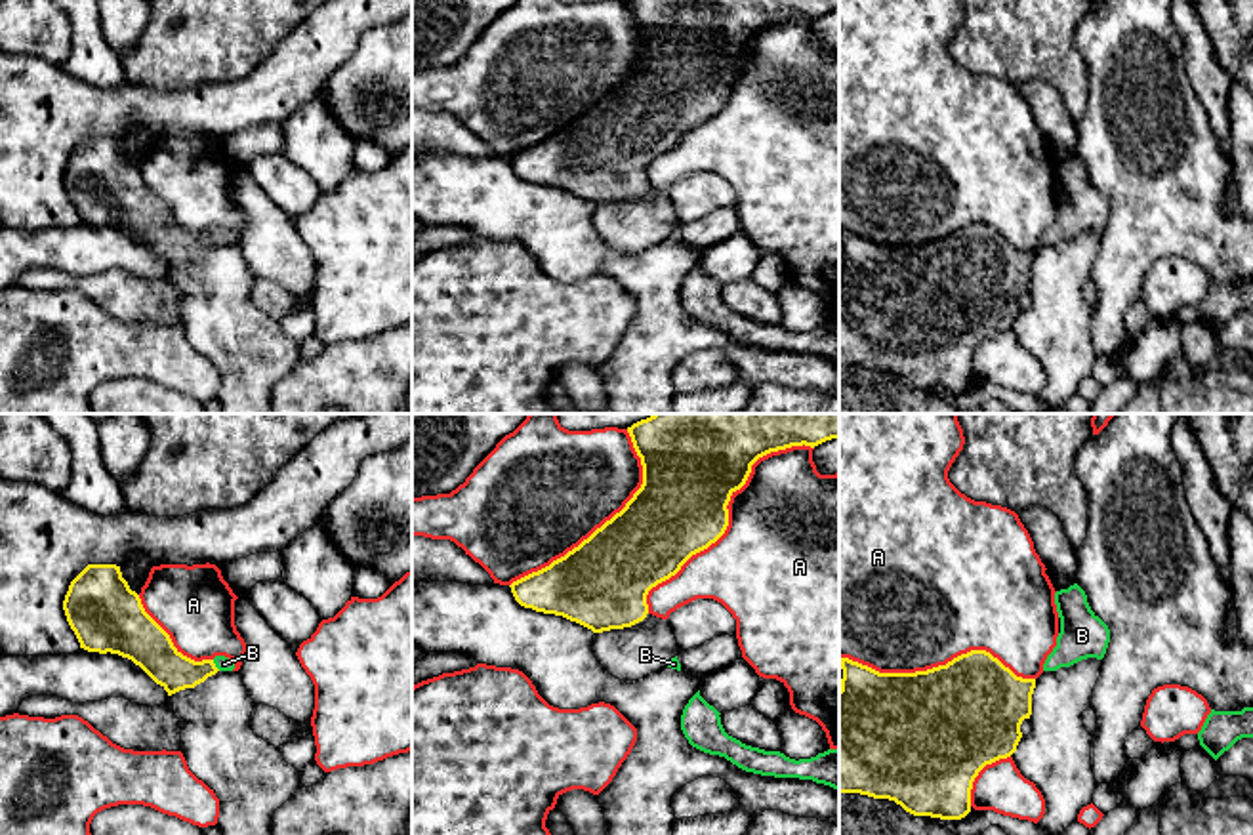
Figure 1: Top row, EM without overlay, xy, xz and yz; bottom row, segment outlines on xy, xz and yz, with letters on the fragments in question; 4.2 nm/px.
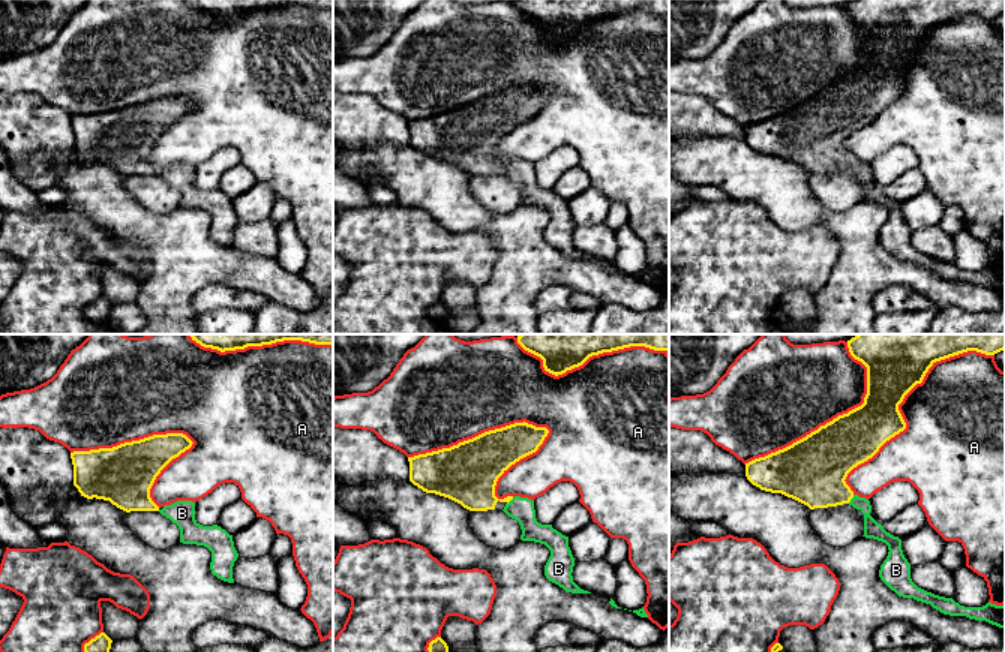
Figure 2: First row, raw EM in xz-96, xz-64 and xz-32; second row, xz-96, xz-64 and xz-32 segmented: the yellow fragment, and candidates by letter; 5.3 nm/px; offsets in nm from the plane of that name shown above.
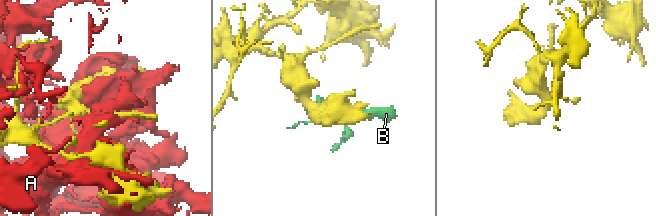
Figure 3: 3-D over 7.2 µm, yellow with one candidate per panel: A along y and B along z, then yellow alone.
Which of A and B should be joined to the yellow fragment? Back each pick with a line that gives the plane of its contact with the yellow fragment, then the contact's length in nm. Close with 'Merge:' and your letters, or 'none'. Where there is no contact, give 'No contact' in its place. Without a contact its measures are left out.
B: Touches yellow in xy. Shared border 60 nm
Merge: B

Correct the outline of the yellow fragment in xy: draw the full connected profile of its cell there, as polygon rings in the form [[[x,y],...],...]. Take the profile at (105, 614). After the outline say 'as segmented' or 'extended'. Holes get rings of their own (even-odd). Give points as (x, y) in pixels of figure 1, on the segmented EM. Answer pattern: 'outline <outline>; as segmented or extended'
outline [[[88,564],[69,585],[63,610],[80,648],[118,654],[139,665],[168,696],[195,688],[217,671],[233,671],[225,656],[195,662],[145,612],[116,564]]]; extended

